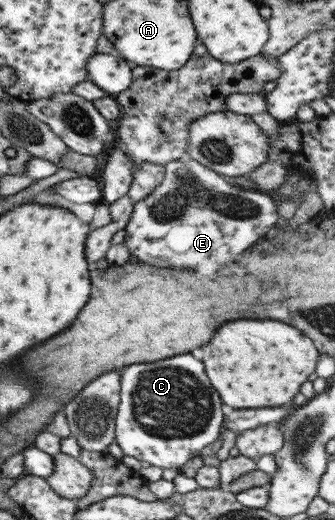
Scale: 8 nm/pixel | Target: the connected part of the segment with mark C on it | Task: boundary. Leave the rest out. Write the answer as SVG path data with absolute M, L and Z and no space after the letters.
M181 353L153 363L127 365L121 371L119 383L119 403L114 419L114 442L120 447L123 455L145 461L149 466L179 469L185 461L199 456L199 451L205 445L213 443L217 437L220 437L219 429L225 413L221 413L219 395L209 385L201 361L193 359L189 353Z

